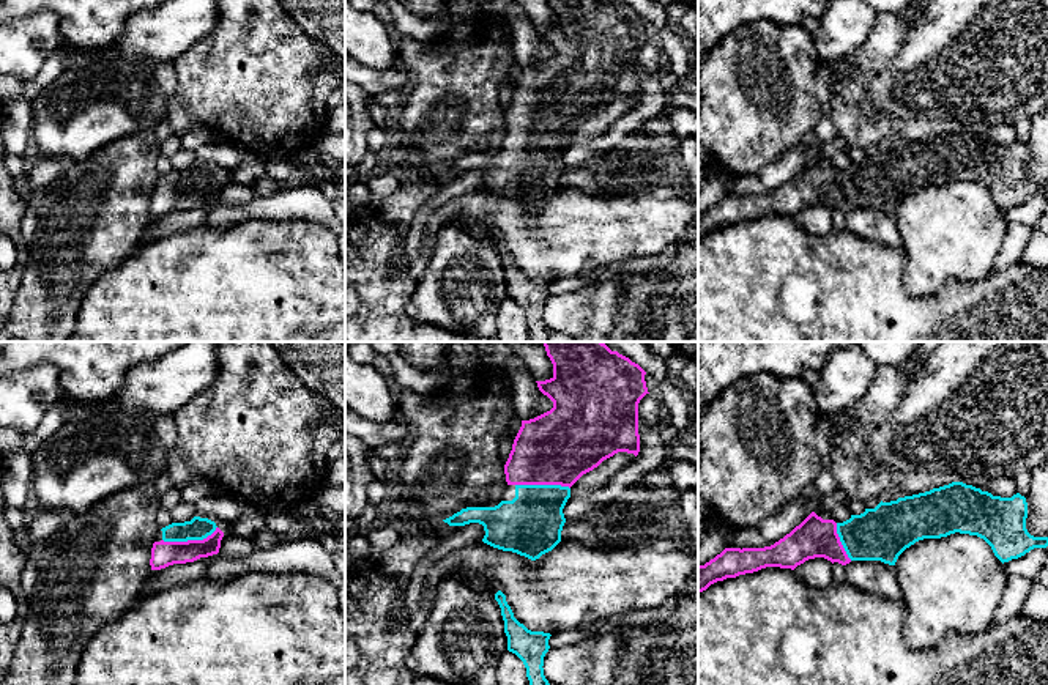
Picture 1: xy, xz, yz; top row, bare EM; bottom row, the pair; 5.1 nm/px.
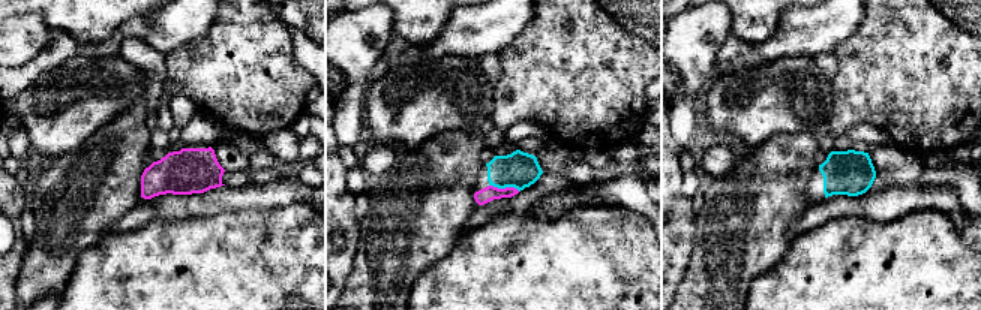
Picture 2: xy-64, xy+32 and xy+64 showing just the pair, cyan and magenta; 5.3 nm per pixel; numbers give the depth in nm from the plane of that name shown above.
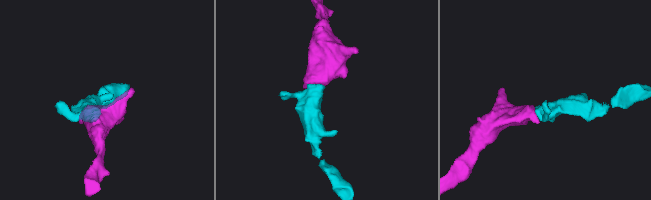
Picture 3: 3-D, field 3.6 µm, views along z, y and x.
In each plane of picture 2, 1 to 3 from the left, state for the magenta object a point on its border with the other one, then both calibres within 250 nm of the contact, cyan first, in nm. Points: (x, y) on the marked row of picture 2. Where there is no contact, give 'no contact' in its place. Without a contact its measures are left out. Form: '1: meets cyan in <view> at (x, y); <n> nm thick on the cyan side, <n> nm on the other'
1: no contact
2: meets cyan in xy+32 at (504, 187); 200 nm thick on the cyan side, 80 nm on the other
3: no contact

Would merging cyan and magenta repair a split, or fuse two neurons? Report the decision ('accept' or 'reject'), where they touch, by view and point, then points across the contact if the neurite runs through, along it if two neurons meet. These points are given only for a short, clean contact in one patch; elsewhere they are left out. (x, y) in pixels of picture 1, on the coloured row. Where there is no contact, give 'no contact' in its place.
accept; meets cyan in xy at (189, 539); runs through xy (197, 528), (189, 539), (163, 553)

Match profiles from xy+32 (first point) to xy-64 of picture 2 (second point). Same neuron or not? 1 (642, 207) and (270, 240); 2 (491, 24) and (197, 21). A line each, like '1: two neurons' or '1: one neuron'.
1: two neurons
2: one neuron

